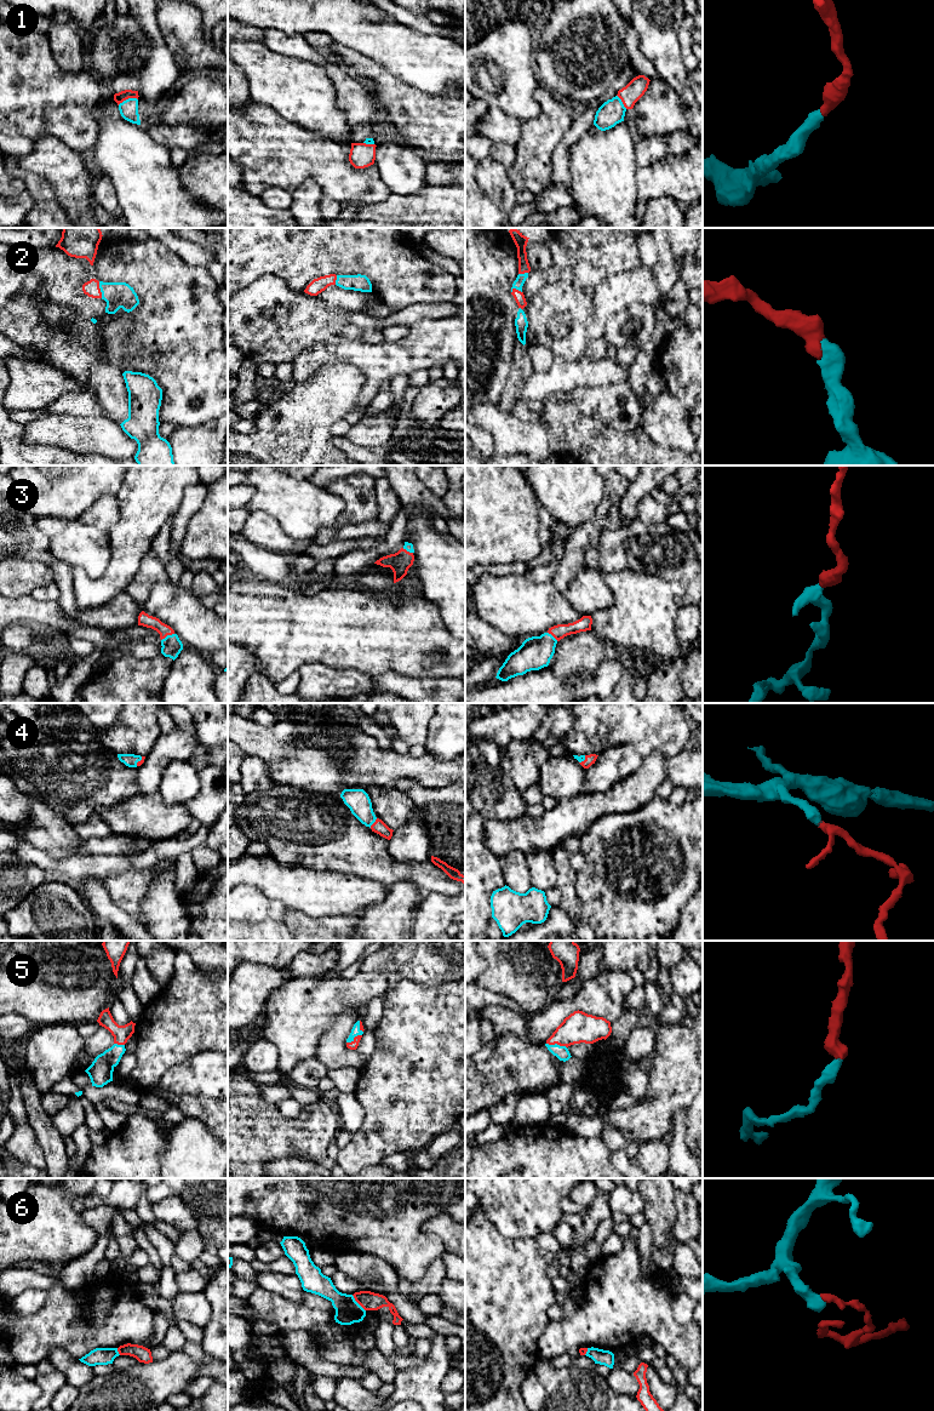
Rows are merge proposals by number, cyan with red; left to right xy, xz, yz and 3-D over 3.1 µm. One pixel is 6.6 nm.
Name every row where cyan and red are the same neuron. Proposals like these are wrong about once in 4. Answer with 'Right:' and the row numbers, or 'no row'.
Right: 1, 2, 3, 4, 5, 6

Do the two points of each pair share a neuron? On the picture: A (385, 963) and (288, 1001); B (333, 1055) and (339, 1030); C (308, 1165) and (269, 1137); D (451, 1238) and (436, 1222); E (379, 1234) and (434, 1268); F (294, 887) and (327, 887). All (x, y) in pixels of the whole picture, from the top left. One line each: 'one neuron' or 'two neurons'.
A: one neuron
B: one neuron
C: two neurons
D: one neuron
E: two neurons
F: one neuron

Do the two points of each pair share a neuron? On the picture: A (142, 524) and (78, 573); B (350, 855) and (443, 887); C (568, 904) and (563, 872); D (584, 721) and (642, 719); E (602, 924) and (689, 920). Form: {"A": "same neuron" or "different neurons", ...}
{"A": "same neuron", "B": "same neuron", "C": "same neuron", "D": "same neuron", "E": "different neurons"}

